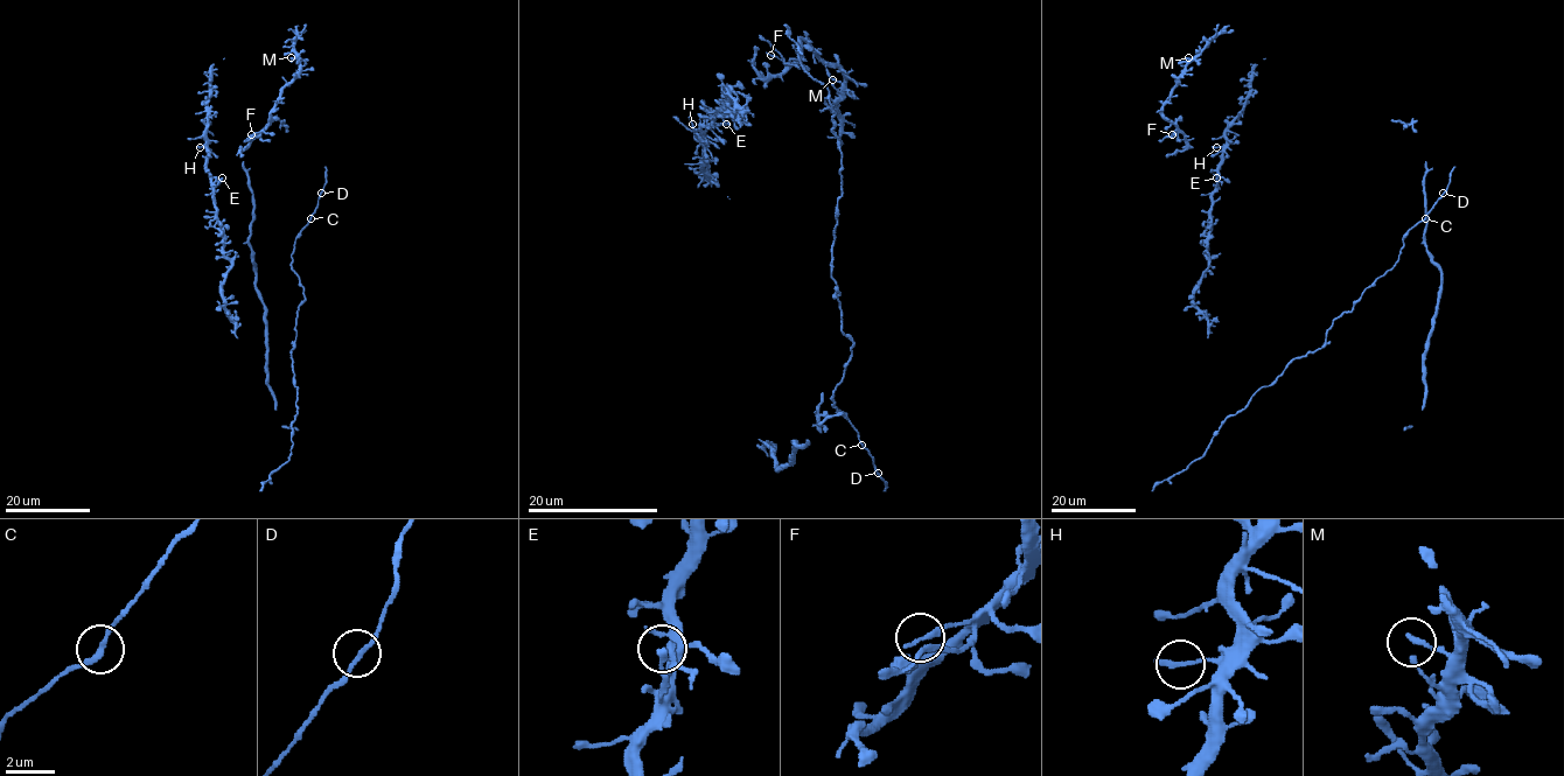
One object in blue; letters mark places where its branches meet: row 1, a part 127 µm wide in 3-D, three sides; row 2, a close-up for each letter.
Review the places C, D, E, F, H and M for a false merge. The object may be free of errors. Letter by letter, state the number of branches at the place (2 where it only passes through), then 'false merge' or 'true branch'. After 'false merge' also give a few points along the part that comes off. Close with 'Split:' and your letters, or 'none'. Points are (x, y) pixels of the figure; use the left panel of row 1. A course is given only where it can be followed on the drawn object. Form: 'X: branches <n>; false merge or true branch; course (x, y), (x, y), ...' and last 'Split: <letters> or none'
C: branches 2; true branch
D: branches 2; true branch
E: branches 1; true branch
F: branches 1; true branch
H: branches 1; true branch
M: branches 1; true branch
Split: none

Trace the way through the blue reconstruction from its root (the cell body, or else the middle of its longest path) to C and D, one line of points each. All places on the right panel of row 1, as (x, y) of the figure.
C: (1258, 389), (1293, 359), (1321, 347), (1332, 322), (1394, 266), (1404, 236), (1425, 218)
D: (1258, 389), (1293, 359), (1321, 347), (1332, 322), (1394, 266), (1404, 236), (1443, 193)

